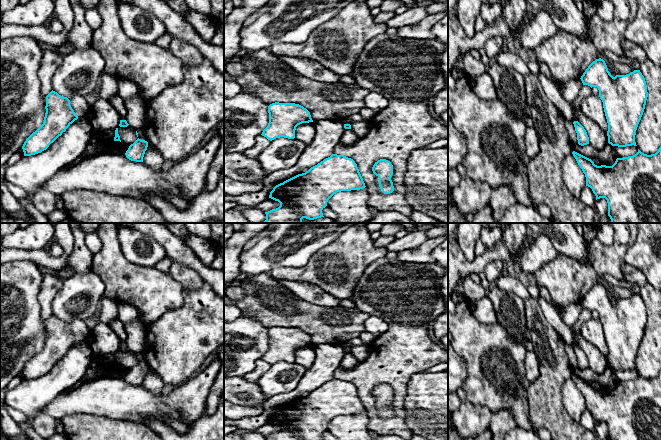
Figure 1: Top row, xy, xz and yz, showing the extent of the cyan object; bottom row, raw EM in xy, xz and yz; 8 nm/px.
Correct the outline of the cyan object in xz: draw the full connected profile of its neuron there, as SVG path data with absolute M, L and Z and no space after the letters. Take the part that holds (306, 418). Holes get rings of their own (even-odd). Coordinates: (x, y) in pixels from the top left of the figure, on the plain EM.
M332 378L305 397L276 409L270 416L269 422L278 425L280 430L265 438L266 440L323 440L322 434L334 418L341 415L360 414L365 411L355 385L344 379Z

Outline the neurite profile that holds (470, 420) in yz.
M467 399L451 414L457 433L463 440L473 440L489 429L492 412L486 406L472 404Z

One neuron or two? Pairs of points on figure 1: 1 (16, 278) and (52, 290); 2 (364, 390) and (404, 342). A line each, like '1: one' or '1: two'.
1: two
2: one

